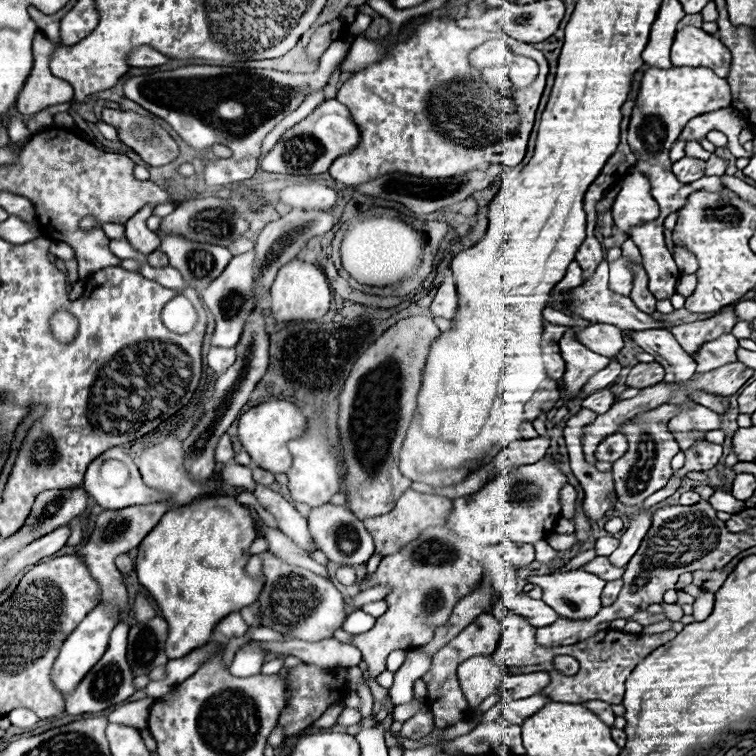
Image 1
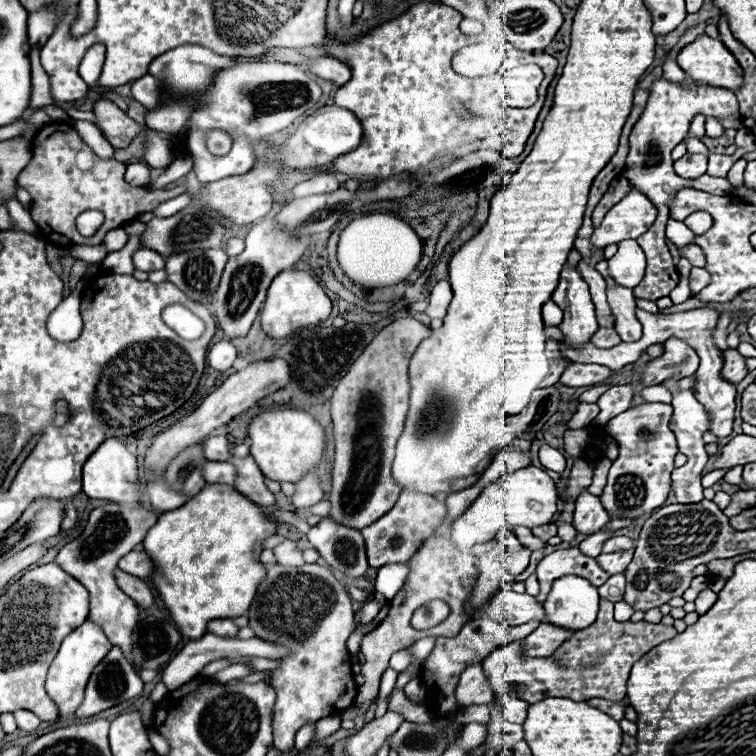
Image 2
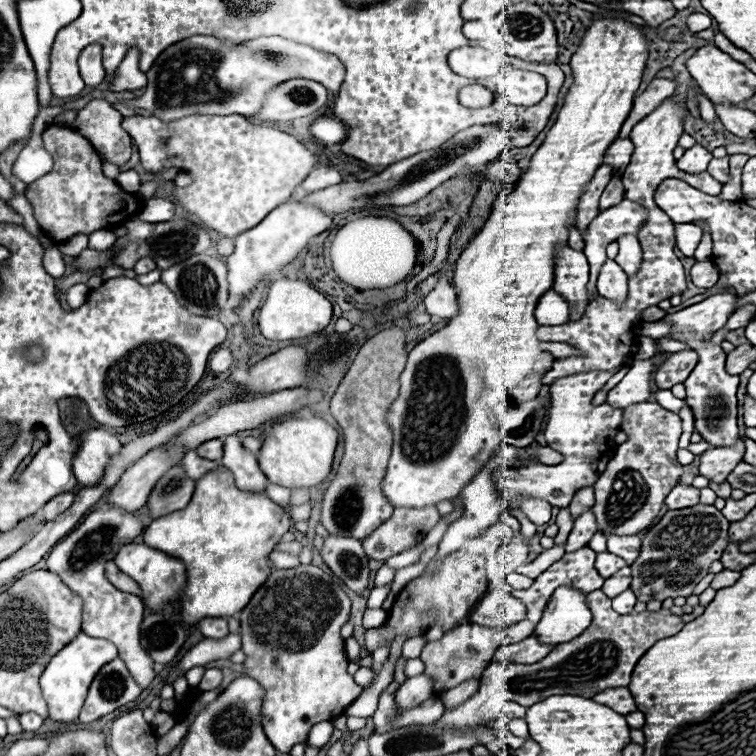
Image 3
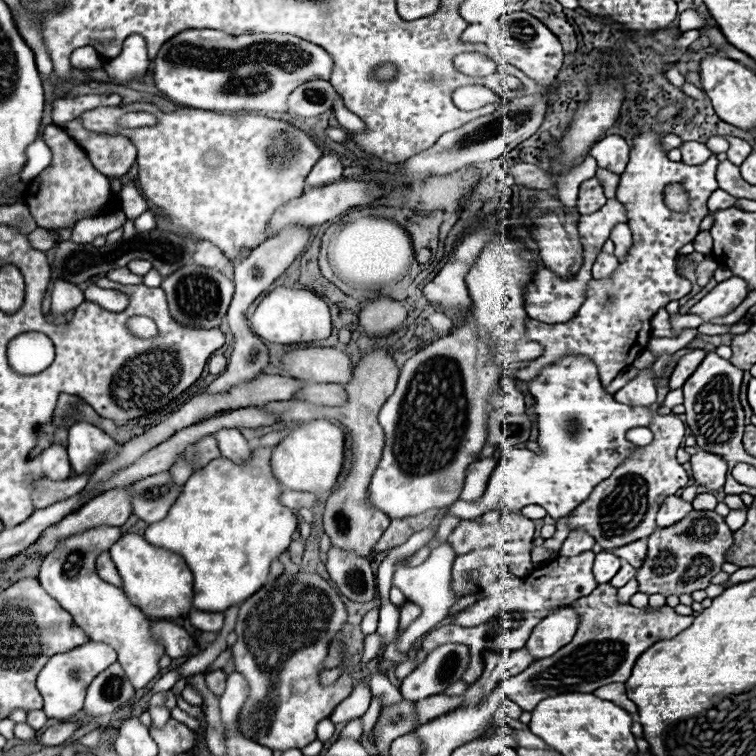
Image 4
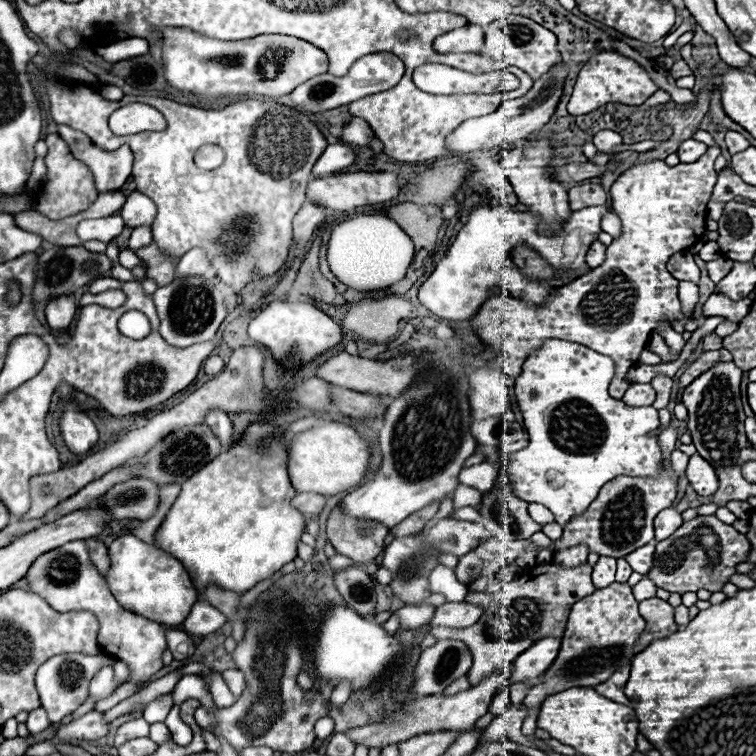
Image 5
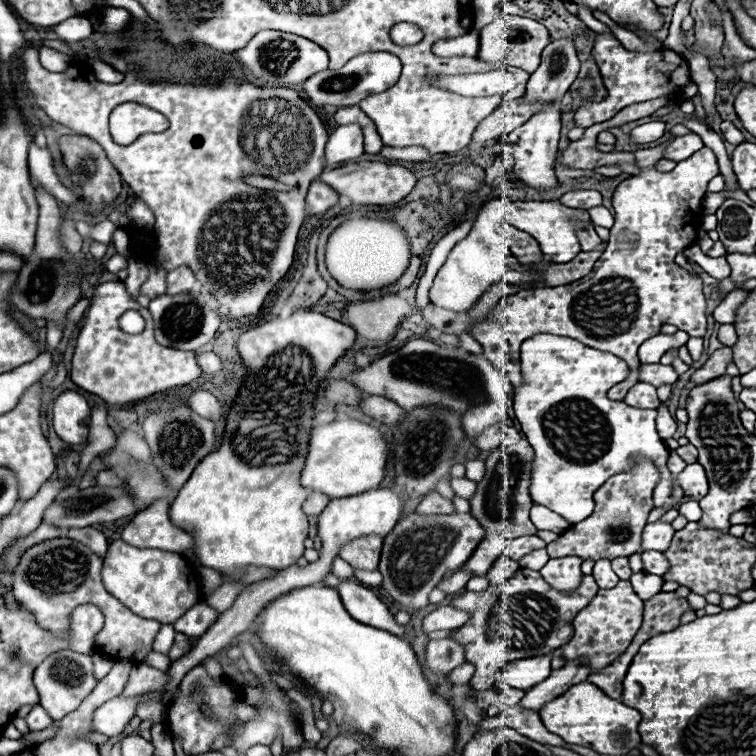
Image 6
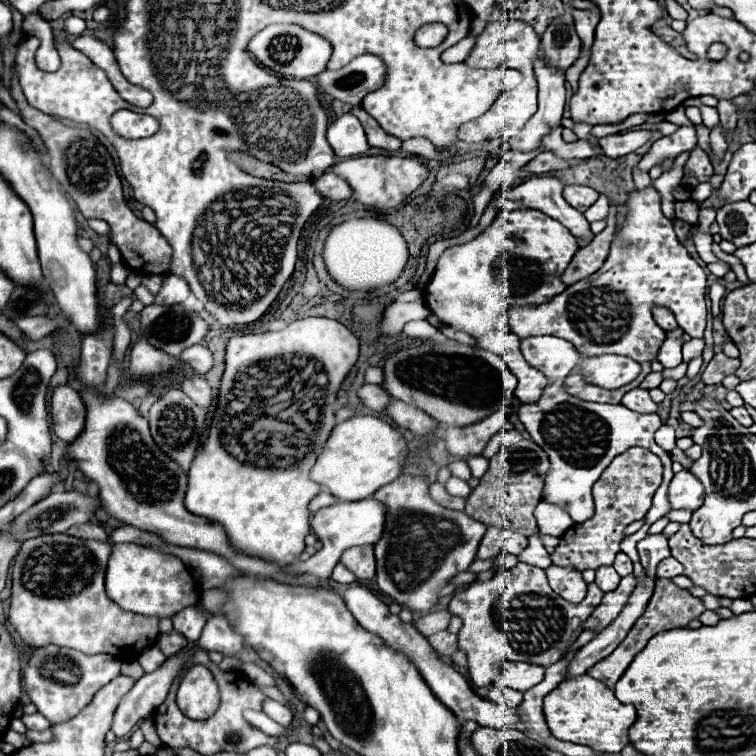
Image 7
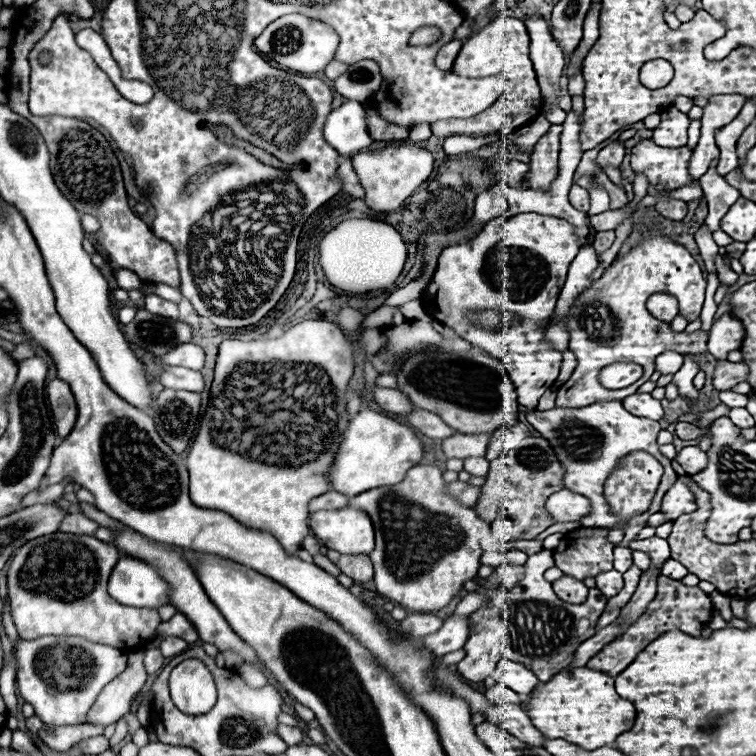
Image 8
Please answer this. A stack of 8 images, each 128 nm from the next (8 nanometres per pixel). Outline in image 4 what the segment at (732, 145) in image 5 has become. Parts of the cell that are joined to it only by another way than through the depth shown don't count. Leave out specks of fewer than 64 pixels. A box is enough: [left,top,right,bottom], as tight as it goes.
[726,136,752,166]

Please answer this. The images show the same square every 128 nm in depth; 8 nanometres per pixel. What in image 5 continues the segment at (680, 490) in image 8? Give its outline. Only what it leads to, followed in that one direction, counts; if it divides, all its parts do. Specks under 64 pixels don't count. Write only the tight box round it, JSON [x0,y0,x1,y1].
[686,454,718,496]

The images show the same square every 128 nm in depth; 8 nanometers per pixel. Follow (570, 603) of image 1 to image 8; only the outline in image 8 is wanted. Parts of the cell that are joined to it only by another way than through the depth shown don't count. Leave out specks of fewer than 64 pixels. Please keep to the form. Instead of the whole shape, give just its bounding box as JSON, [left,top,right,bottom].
[494,660,540,696]

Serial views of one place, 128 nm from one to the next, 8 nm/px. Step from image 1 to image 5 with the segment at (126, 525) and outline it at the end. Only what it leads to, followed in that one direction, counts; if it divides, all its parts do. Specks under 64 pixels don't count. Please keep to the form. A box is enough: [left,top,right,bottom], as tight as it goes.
[26,540,166,682]

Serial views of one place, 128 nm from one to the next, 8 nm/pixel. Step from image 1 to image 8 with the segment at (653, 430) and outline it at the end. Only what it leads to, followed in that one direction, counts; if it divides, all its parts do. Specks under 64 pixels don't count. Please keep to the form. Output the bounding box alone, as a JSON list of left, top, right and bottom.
[554,450,663,580]

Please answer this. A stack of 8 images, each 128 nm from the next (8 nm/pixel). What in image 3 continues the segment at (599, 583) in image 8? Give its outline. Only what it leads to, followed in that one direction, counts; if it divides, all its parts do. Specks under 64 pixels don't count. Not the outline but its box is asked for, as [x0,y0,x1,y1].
[596,552,628,578]

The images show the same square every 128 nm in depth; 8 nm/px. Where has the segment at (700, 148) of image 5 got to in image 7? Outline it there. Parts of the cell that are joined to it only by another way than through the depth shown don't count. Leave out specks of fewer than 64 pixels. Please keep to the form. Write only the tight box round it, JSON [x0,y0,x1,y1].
[638,126,698,172]

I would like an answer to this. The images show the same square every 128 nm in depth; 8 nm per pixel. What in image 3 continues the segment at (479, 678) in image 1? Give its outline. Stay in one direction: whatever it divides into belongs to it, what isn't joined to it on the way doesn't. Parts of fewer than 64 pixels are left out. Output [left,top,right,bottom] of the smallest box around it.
[442,678,480,710]

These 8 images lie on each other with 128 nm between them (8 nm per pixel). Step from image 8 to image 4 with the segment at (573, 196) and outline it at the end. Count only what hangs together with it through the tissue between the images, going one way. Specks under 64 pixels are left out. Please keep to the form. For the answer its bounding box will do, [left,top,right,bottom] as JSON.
[578,176,606,214]

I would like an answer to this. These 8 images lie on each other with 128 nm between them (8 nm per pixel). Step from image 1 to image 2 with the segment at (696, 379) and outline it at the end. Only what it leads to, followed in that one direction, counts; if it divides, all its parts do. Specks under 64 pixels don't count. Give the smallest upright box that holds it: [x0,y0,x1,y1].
[722,350,748,384]

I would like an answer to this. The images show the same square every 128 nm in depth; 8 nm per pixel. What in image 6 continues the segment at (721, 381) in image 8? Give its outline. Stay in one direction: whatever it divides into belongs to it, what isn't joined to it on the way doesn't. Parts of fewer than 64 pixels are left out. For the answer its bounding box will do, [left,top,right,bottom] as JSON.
[690,346,732,384]

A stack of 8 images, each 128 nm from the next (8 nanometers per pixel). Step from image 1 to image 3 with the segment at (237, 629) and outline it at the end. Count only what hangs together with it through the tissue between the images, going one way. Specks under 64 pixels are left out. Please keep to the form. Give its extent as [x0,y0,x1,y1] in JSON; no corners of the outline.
[198,618,228,638]

